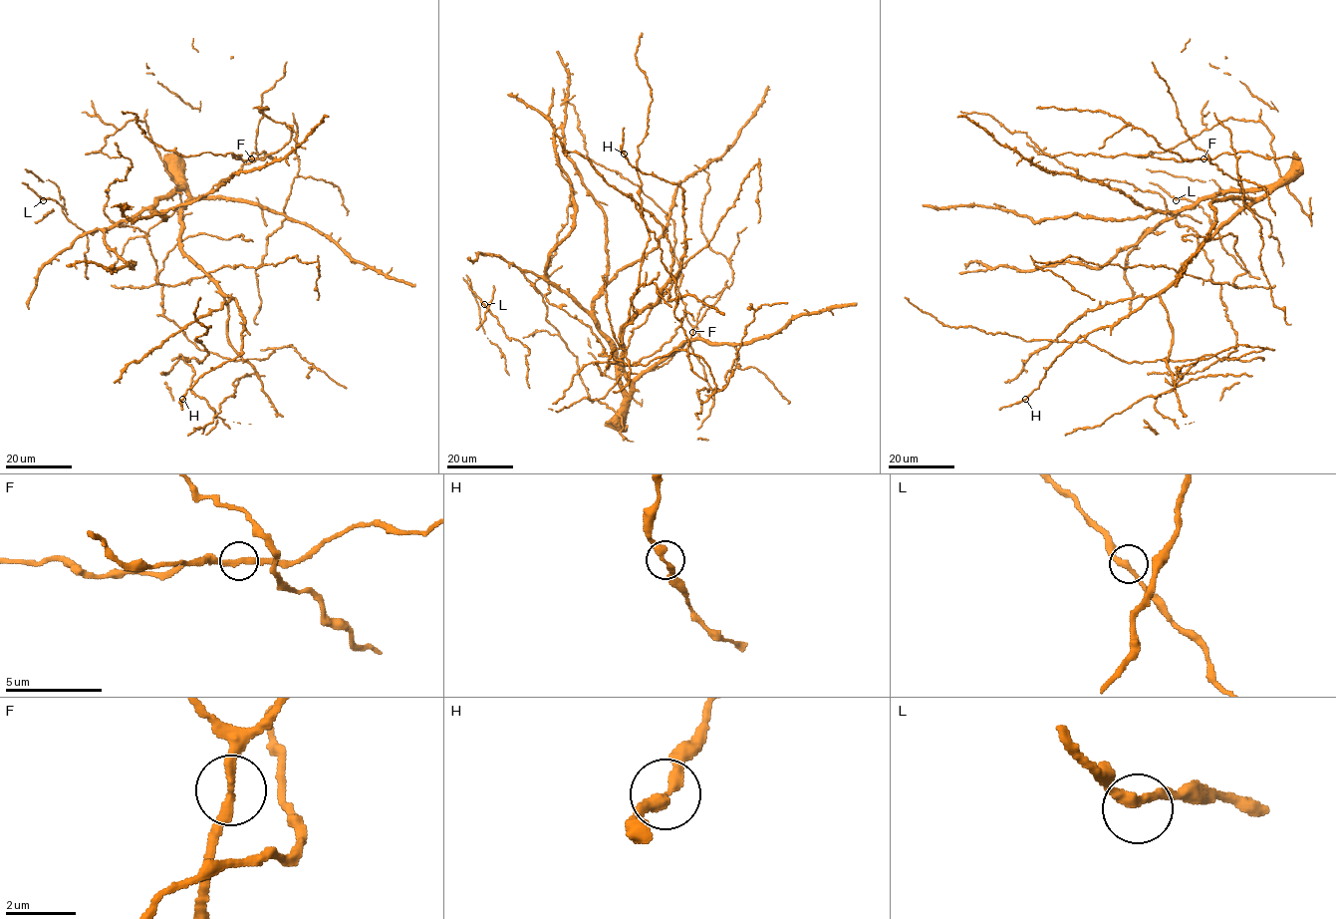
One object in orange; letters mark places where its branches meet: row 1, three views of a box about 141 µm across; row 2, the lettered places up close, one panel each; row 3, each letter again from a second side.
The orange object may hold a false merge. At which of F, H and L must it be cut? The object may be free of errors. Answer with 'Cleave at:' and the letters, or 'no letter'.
Cleave at: no letter

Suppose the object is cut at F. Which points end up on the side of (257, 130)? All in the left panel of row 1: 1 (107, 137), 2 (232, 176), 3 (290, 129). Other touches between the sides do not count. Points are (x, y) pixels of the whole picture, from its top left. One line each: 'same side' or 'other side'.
1: same side
2: same side
3: other side

